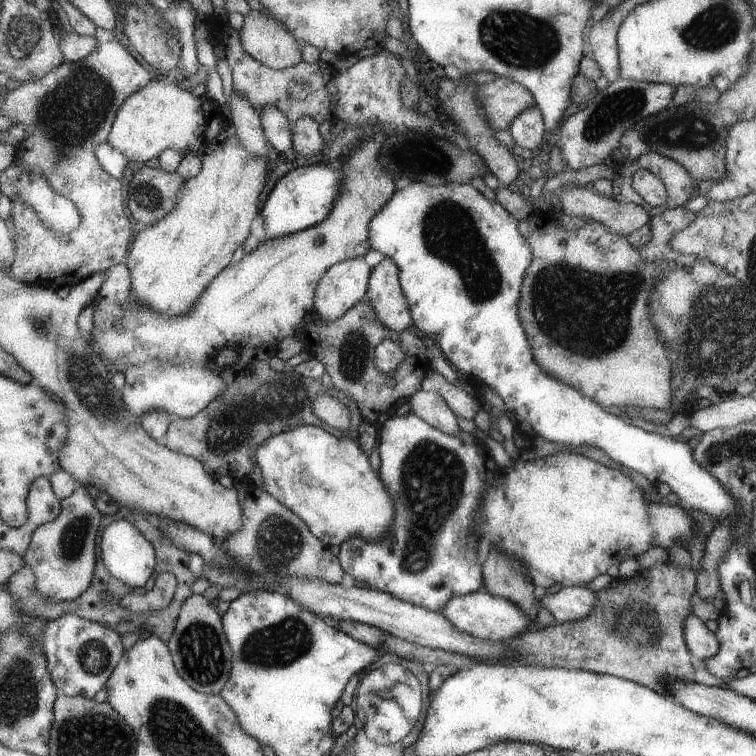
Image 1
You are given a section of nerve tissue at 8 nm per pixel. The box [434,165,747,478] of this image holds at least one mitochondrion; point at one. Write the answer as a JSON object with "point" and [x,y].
{"point":[587,313]}

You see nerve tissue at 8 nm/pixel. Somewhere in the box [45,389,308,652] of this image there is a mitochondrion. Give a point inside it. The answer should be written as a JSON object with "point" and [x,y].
{"point":[278,541]}

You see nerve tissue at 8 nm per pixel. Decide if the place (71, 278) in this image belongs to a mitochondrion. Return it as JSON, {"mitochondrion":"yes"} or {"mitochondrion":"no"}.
{"mitochondrion":"no"}

